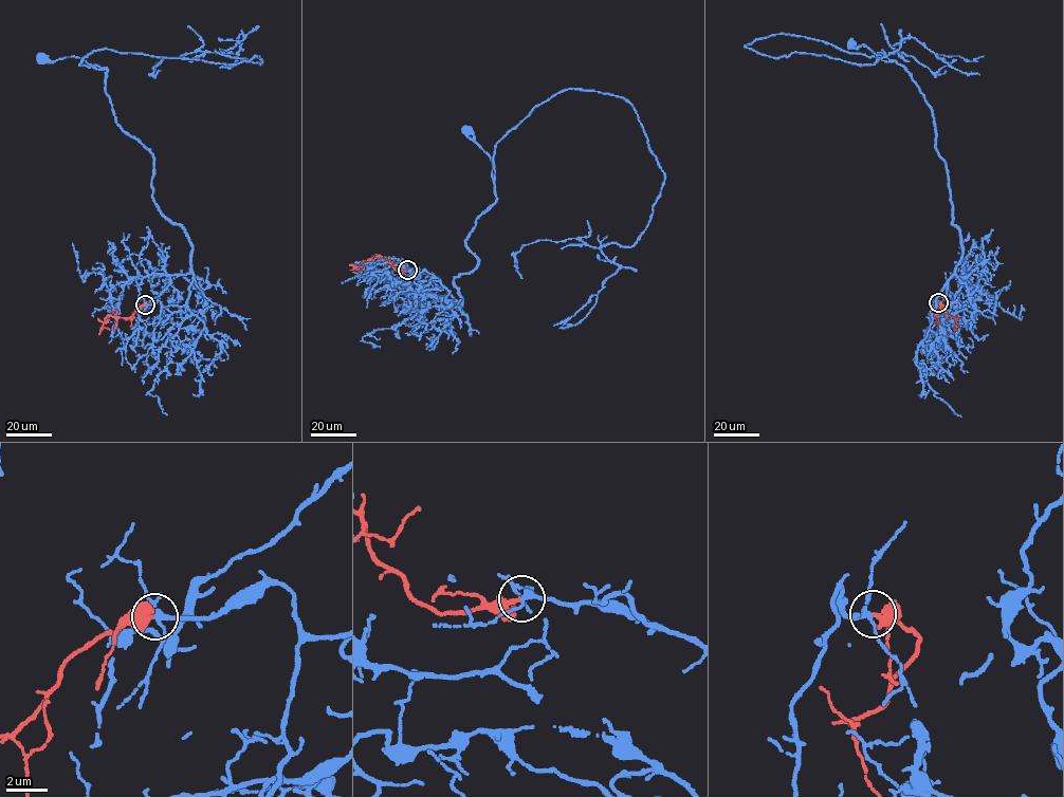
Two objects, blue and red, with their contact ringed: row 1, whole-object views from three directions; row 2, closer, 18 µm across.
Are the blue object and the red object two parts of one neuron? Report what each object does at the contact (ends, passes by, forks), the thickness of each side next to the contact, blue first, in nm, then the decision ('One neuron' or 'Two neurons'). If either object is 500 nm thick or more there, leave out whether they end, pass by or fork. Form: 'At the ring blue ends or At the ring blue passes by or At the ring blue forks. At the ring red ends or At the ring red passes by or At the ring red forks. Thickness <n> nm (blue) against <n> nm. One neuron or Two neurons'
At the ring blue forks. At the ring red passes by. Thickness 180 nm (blue) against 180 nm. One neuron

